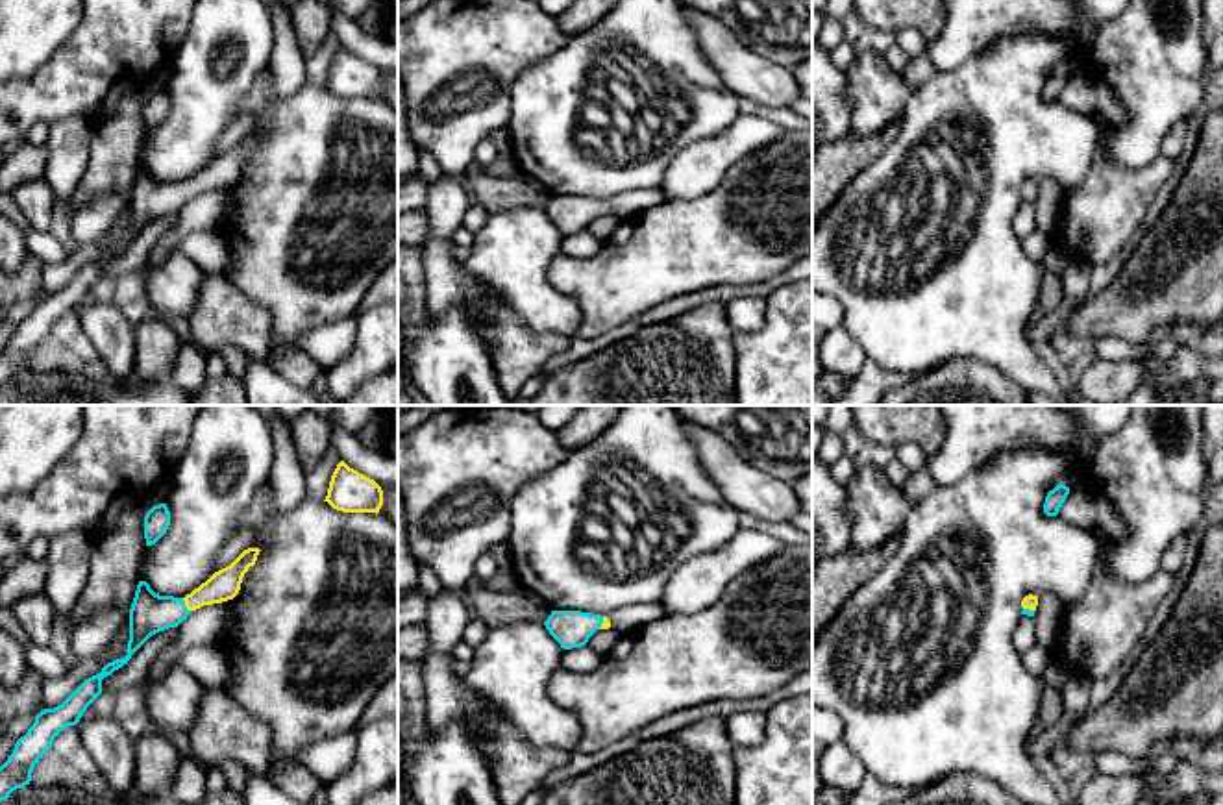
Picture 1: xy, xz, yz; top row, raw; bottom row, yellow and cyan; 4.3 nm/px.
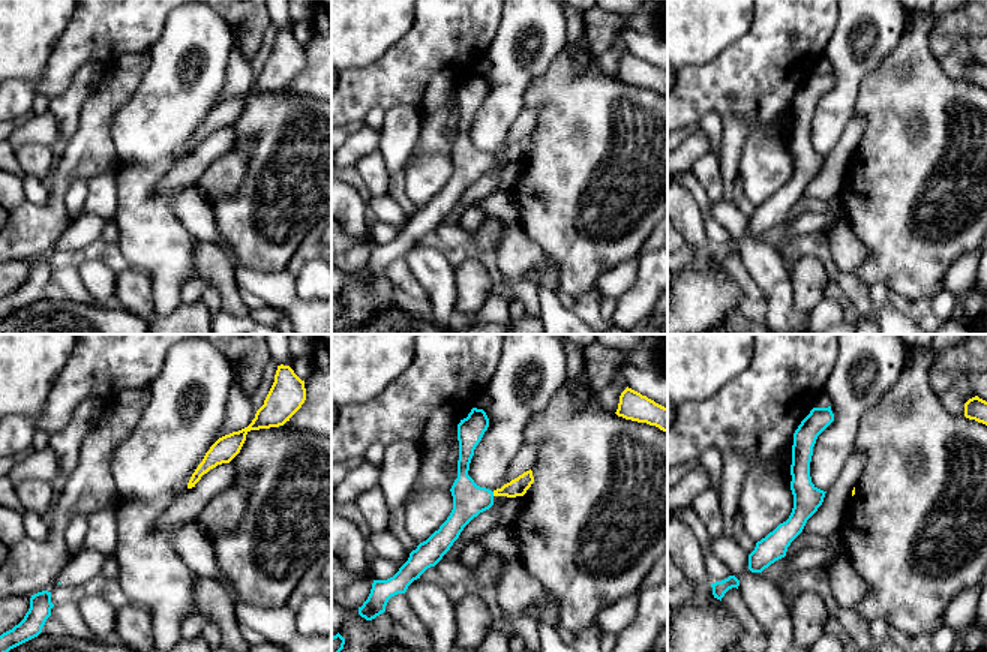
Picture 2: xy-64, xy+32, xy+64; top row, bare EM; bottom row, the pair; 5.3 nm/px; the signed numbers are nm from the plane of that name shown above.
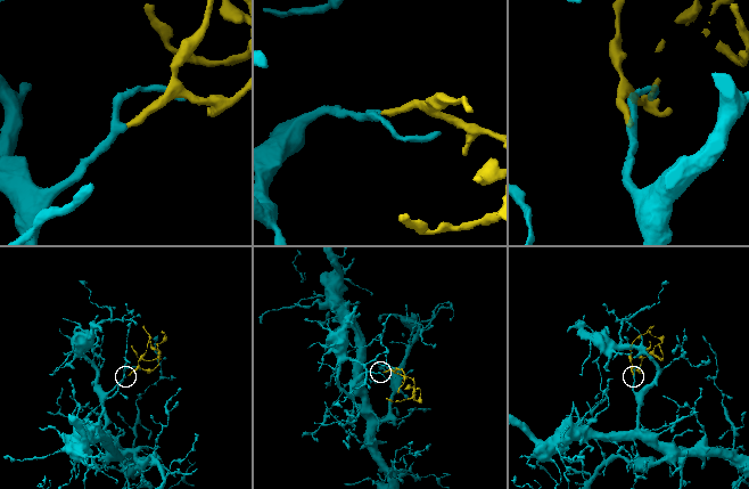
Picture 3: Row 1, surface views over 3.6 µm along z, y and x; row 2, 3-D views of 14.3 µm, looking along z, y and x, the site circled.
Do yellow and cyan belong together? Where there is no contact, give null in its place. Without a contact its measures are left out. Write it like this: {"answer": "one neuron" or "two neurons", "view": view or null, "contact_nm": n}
{"answer": "one neuron", "view": "xy", "contact_nm": 70}

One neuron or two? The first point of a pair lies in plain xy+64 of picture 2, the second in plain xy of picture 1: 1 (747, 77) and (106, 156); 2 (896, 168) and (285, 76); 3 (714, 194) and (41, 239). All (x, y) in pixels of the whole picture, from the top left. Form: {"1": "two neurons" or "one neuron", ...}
{"1": "two neurons", "2": "two neurons", "3": "two neurons"}

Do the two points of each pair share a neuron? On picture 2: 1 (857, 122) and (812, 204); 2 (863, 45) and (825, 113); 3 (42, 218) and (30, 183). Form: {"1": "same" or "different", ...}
{"1": "different", "2": "same", "3": "different"}

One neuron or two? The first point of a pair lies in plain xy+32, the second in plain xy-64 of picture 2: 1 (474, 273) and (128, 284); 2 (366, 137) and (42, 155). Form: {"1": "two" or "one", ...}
{"1": "one", "2": "two"}

